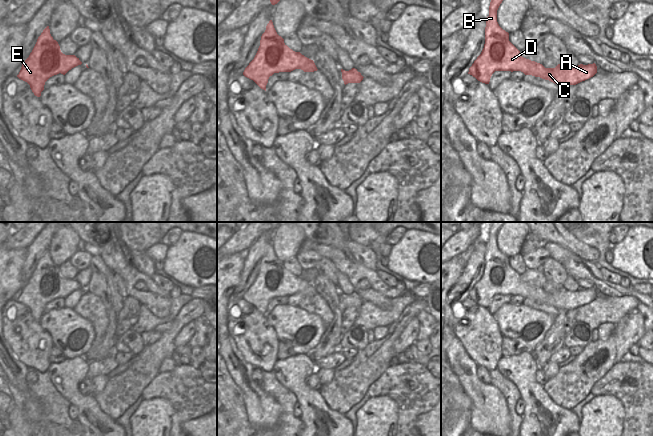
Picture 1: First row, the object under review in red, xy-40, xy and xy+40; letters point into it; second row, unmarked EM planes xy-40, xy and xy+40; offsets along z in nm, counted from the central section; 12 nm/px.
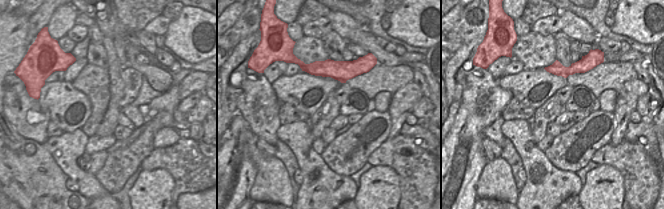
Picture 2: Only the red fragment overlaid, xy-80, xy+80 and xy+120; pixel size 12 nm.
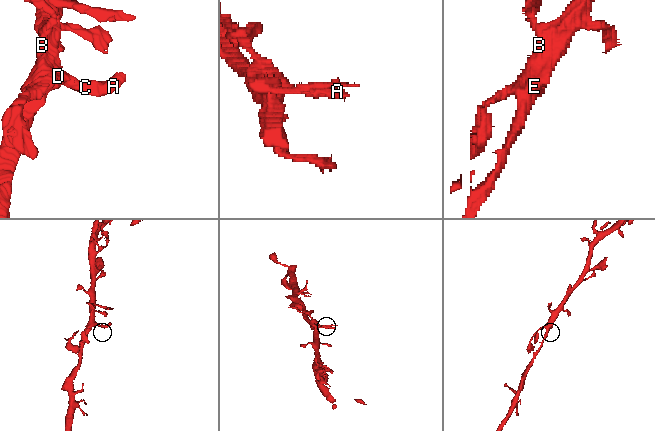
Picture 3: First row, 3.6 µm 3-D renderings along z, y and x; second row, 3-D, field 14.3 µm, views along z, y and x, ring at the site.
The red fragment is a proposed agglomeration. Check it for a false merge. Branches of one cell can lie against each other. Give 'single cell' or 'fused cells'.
single cell

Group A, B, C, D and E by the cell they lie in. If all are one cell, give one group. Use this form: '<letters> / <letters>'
A B C D E

